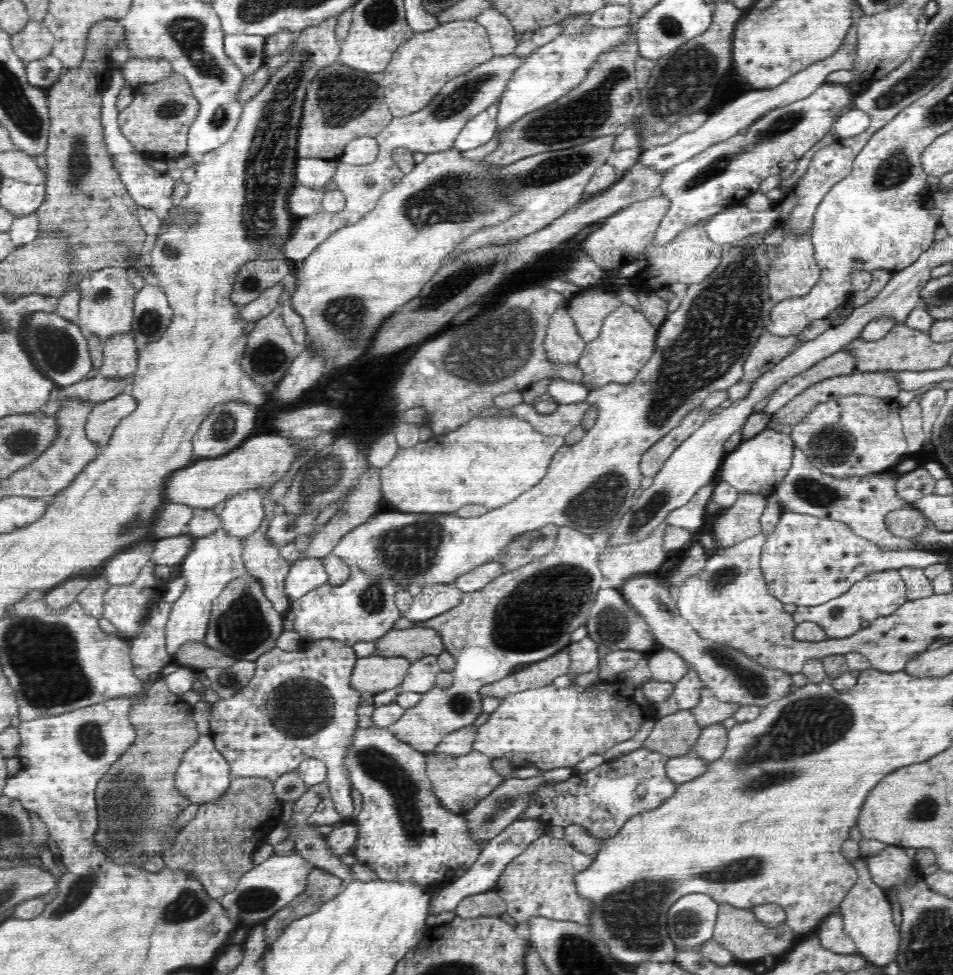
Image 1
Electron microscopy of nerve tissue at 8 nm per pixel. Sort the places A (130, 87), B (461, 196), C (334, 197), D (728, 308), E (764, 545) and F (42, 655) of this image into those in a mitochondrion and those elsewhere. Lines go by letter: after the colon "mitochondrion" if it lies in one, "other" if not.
A: other
B: mitochondrion
C: other
D: mitochondrion
E: other
F: mitochondrion

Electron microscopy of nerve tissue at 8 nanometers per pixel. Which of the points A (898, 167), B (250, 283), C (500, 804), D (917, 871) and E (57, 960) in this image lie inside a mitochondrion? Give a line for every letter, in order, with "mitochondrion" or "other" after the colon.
A: mitochondrion
B: mitochondrion
C: mitochondrion
D: other
E: other

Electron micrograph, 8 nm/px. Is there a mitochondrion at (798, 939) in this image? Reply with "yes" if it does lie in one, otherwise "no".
no

